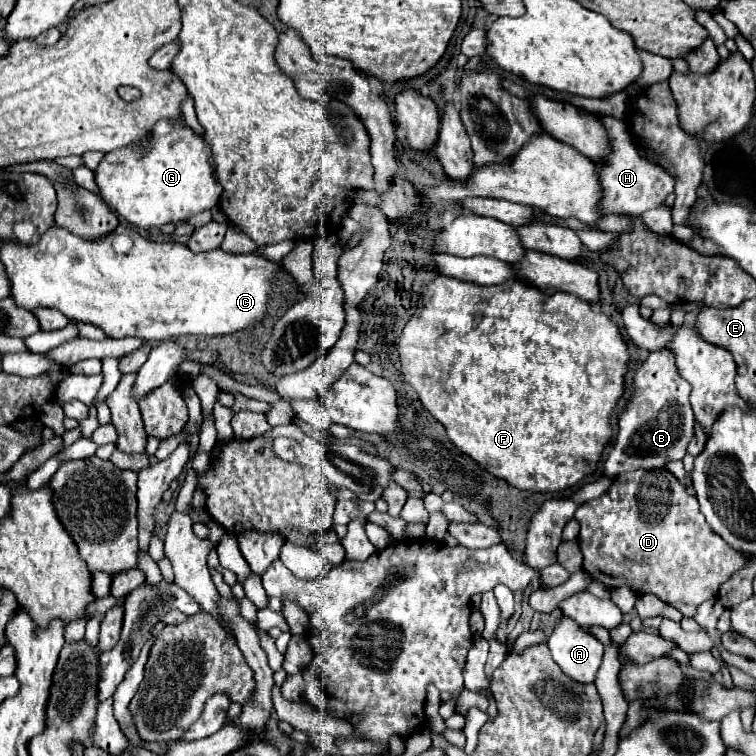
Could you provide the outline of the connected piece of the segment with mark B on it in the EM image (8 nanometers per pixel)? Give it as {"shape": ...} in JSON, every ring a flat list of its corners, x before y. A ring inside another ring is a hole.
{"shape":[[661,348,649,354,635,374,635,396,619,416,619,434,605,462,605,472,619,476,639,468,661,468,671,460,681,460,693,438,693,410,689,404,691,384,681,378,675,358]]}

